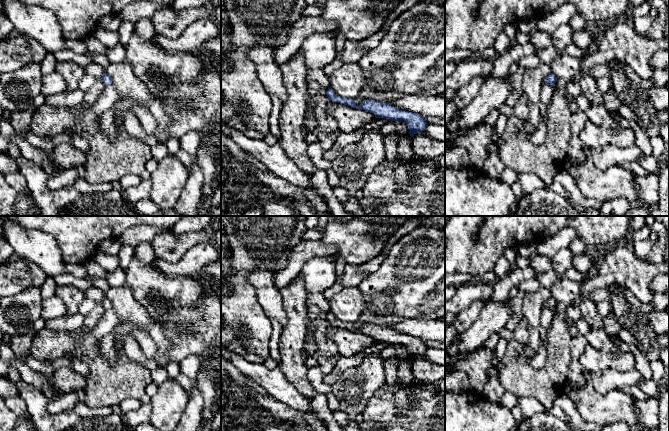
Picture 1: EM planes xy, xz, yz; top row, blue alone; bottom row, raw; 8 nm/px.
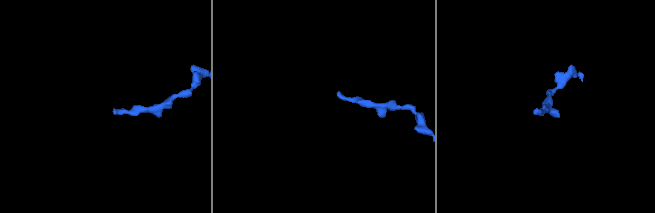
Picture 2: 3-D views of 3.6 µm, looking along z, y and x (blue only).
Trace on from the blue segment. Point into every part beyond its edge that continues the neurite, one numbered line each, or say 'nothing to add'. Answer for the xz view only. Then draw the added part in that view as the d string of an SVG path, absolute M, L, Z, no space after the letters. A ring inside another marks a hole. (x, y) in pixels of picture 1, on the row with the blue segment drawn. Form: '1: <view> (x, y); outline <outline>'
nothing to add

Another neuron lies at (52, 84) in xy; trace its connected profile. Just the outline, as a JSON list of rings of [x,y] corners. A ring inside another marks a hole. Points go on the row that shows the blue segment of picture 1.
[[[54,71],[43,75],[41,93],[44,96],[53,96],[67,91],[67,85],[62,75]]]

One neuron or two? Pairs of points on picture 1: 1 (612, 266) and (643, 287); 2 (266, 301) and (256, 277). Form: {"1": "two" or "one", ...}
{"1": "one", "2": "one"}

